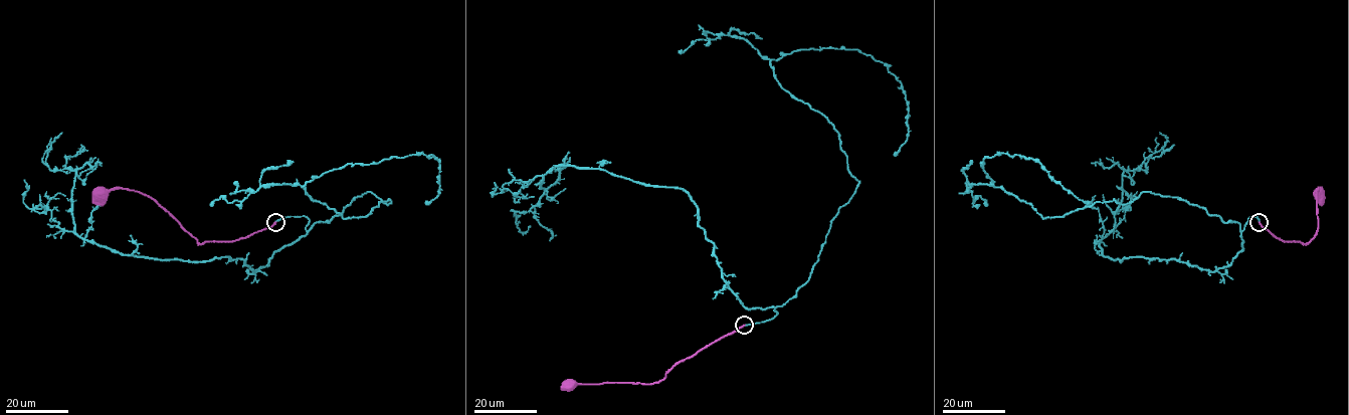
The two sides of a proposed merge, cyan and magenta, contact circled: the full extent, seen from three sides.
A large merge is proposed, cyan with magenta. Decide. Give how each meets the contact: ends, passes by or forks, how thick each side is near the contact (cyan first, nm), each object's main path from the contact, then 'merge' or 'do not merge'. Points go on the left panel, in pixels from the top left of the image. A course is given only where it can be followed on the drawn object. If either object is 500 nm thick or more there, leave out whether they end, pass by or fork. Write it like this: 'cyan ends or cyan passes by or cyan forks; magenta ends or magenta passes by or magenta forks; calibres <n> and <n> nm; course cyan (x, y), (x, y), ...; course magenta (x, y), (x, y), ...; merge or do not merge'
cyan ends; magenta ends; calibres 220 and 280 nm; course cyan (275, 221), (389, 199), (366, 217), (302, 187), (418, 153), (438, 160), (425, 201); course magenta (275, 221), (264, 229), (232, 241), (201, 243), (146, 195), (111, 188), (102, 195); do not merge

